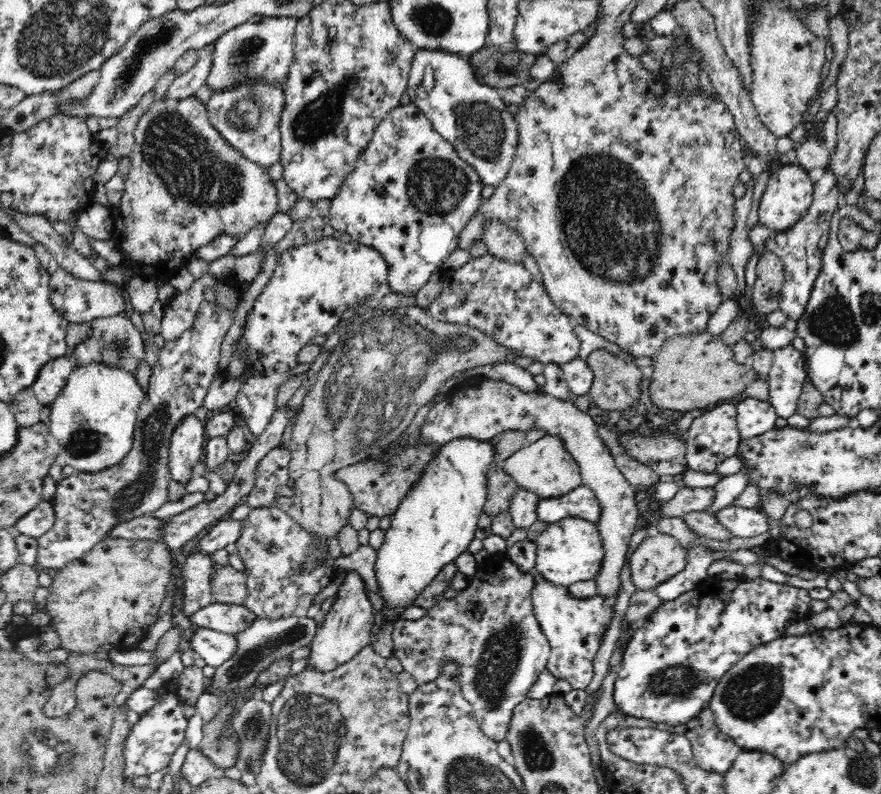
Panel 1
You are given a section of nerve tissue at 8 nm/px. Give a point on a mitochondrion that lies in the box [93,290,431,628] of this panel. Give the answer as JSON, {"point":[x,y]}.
{"point":[152,434]}

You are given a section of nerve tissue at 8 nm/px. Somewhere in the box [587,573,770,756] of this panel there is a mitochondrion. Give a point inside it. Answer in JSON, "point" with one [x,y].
{"point":[677,680]}

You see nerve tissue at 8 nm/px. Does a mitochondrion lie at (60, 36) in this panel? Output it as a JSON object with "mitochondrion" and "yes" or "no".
{"mitochondrion":"yes"}

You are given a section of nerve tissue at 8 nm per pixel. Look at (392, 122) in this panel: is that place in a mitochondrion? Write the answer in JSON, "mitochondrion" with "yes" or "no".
{"mitochondrion":"no"}

